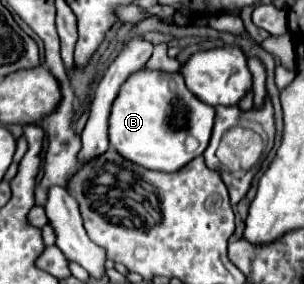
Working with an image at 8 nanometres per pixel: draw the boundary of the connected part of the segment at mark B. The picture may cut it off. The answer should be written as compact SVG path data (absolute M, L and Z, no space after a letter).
M139 69L121 85L109 113L109 145L115 147L119 155L125 159L153 171L177 171L191 159L199 157L211 137L215 121L215 109L207 103L201 103L187 87L181 77L181 73L167 73L167 71L155 71L155 69Z

